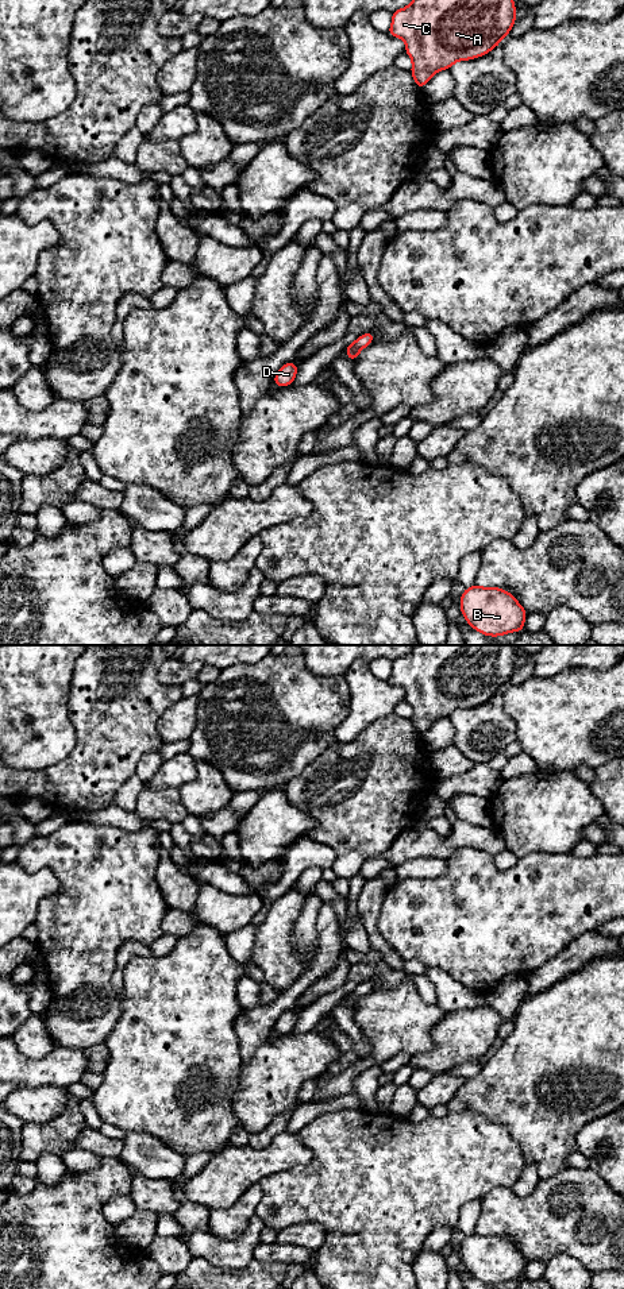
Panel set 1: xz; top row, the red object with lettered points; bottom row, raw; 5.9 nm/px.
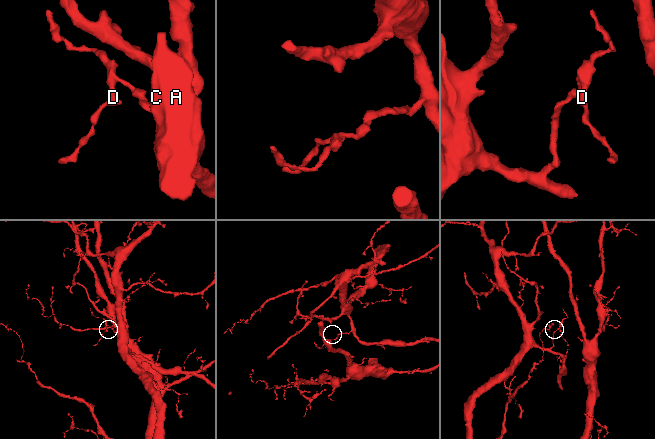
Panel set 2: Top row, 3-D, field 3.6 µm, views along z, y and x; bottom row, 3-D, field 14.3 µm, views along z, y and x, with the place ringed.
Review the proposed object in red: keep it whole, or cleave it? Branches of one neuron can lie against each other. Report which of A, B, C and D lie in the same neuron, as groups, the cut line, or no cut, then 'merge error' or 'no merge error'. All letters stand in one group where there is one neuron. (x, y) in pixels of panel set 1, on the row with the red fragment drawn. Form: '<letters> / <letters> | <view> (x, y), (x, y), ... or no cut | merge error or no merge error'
A B C D | no cut | no merge error

